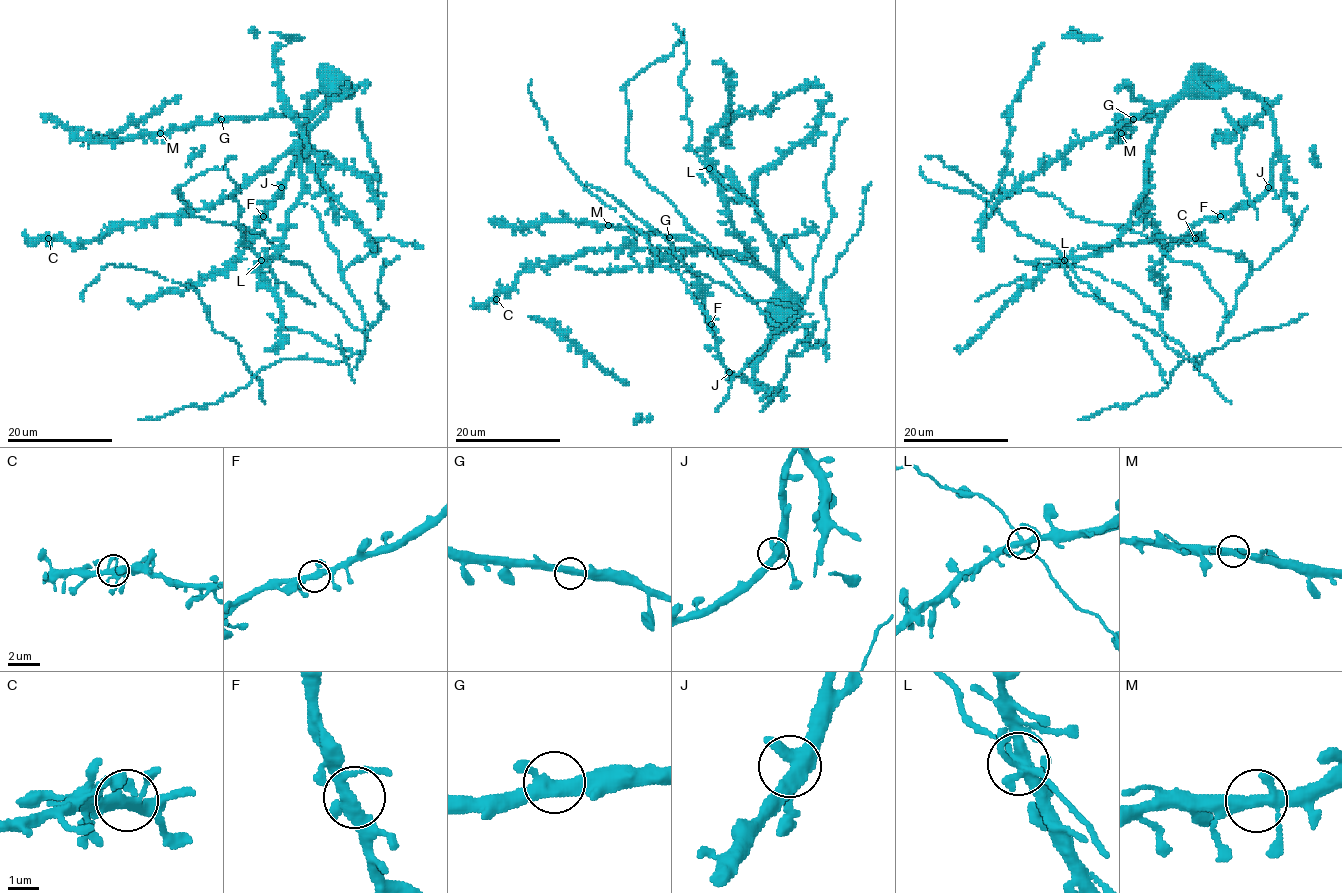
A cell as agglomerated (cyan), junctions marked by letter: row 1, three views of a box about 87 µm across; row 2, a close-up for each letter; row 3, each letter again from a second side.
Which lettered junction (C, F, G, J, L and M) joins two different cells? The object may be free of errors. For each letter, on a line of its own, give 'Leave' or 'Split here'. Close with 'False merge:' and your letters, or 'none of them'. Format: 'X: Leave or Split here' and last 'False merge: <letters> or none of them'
C: Leave
F: Leave
G: Leave
J: Leave
L: Leave
M: Leave
False merge: none of them

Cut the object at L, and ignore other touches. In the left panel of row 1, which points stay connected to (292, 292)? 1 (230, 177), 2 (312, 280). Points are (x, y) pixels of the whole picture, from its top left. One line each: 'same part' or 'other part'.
1: same part
2: other part

